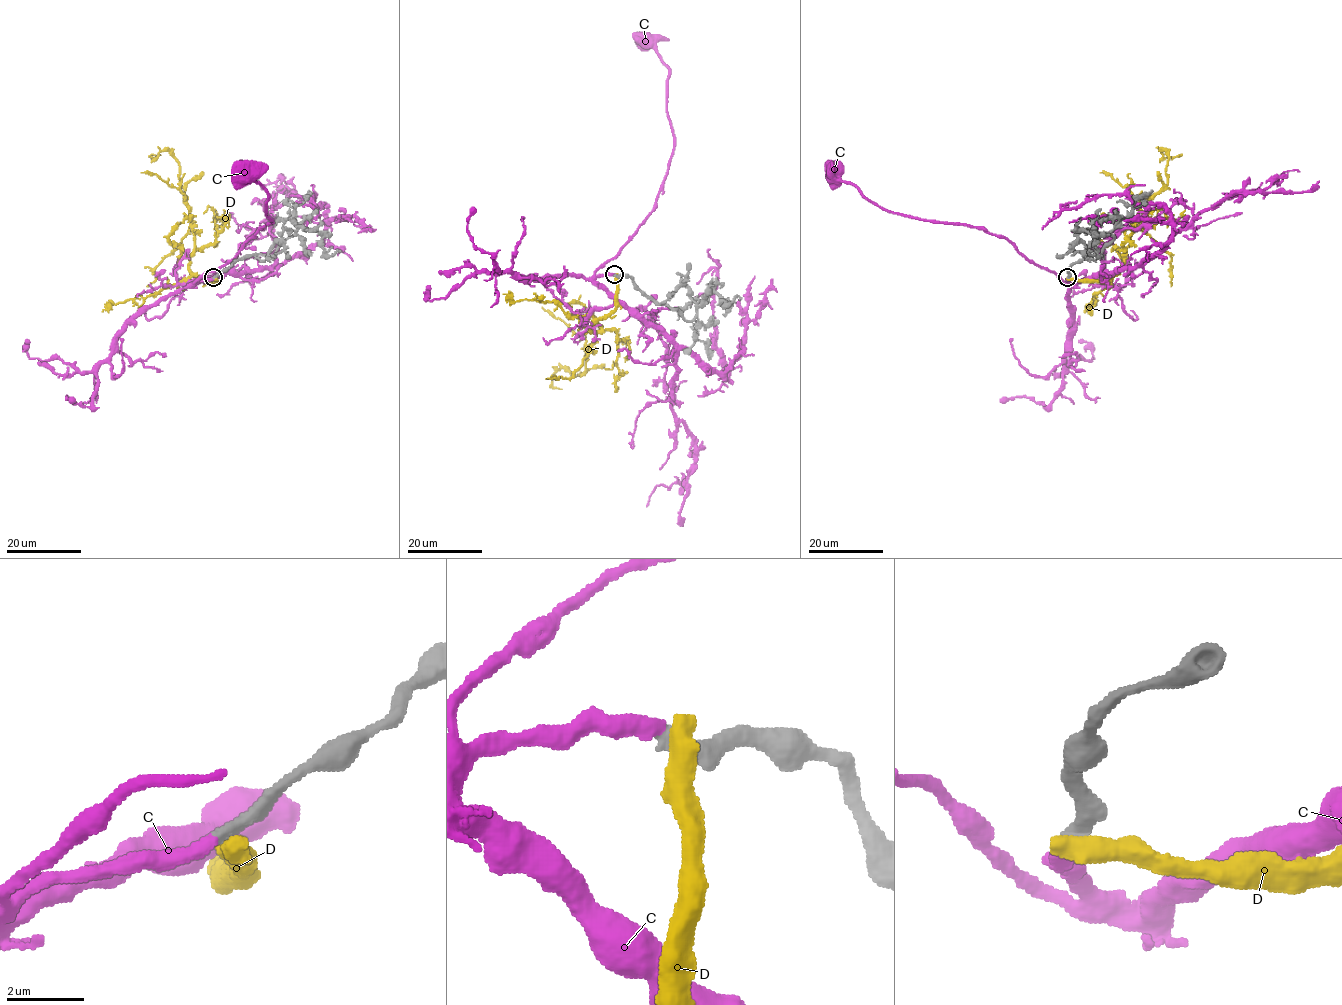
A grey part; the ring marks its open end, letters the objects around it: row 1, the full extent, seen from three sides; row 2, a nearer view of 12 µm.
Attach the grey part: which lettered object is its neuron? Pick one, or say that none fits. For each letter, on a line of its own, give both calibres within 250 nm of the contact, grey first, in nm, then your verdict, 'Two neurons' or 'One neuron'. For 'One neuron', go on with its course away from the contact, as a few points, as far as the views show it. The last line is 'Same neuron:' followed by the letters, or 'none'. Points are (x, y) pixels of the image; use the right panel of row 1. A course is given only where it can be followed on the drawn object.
C: Thickness 400 nm (grey) against 420 nm. One neuron. Its course: (1068, 278), (1066, 283), (1031, 263), (1004, 237), (978, 227), (889, 212), (853, 184), (838, 181), (833, 170)
D: Thickness 440 nm (grey) against 700 nm. Two neurons
Same neuron: C

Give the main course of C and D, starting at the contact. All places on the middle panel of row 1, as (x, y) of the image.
C: (614, 275), (595, 273), (652, 211), (673, 148), (667, 111), (669, 68), (648, 37), (644, 40)
D: (615, 275), (616, 307), (591, 326), (586, 369), (575, 376), (556, 371), (552, 386), (561, 389)

